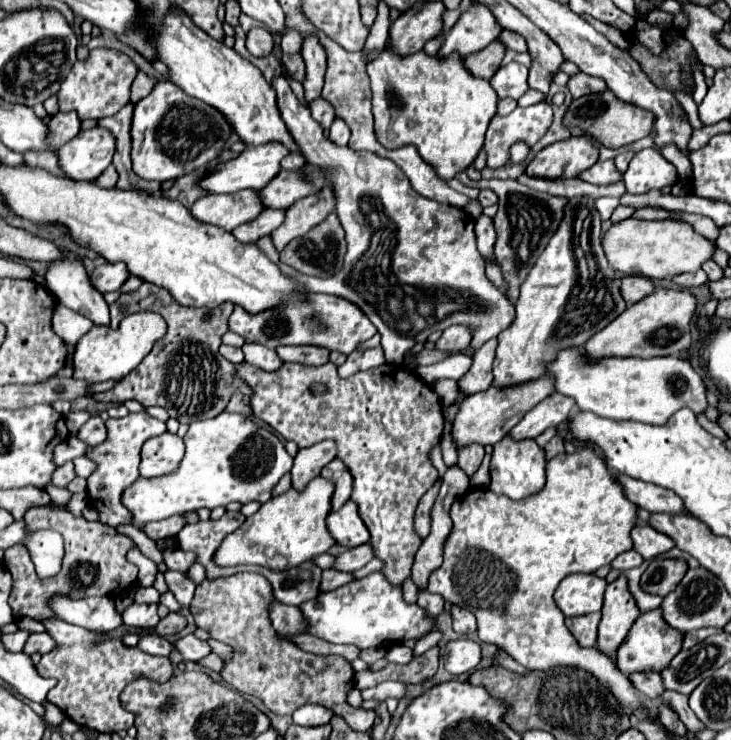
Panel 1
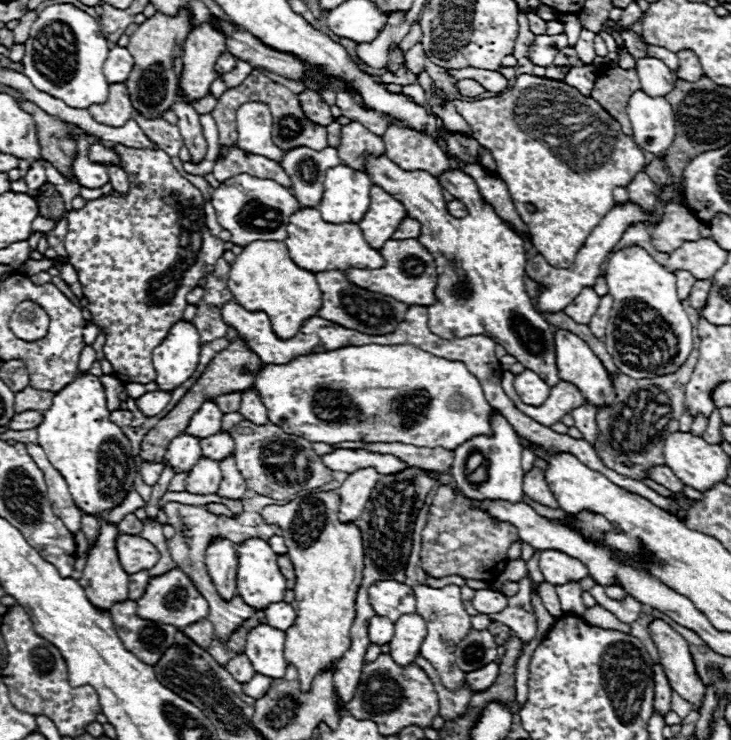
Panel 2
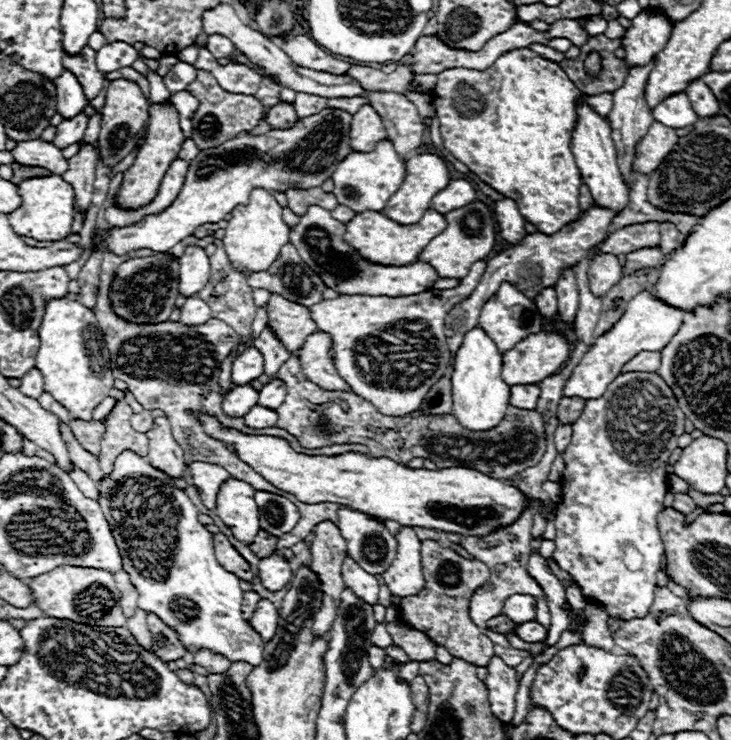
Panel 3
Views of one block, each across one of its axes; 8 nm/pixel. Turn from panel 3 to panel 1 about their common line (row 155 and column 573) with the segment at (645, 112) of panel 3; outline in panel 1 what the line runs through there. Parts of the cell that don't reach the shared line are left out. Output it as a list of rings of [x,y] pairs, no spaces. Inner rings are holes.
[[[600,612],[576,616],[576,618],[566,618],[566,626],[572,630],[572,634],[580,646],[594,646],[596,644],[598,622],[600,622]]]

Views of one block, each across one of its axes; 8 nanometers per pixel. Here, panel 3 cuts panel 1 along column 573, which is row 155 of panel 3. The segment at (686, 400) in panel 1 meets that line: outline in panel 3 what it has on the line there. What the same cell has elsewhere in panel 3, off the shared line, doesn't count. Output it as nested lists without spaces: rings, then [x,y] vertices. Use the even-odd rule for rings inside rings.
[[[382,140],[376,144],[374,150],[370,152],[352,152],[338,164],[338,168],[332,174],[334,190],[332,194],[336,196],[338,204],[346,204],[354,212],[364,212],[364,210],[374,210],[380,212],[386,208],[390,196],[402,186],[402,180],[406,176],[404,160],[398,156],[390,140]]]

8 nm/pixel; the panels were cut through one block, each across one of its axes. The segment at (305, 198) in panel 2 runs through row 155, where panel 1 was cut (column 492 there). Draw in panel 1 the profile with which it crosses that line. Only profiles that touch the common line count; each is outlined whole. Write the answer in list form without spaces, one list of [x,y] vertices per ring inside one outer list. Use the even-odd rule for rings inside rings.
[[[284,76],[272,78],[272,88],[278,96],[278,110],[280,116],[294,138],[296,146],[300,148],[302,156],[312,162],[324,166],[328,172],[330,186],[336,194],[336,214],[346,230],[348,252],[344,258],[342,270],[334,278],[314,278],[304,276],[298,270],[292,270],[286,264],[278,262],[278,250],[274,250],[272,238],[262,236],[256,246],[274,262],[278,268],[292,276],[298,284],[306,286],[308,292],[324,292],[324,294],[338,294],[340,298],[348,298],[356,306],[364,310],[370,322],[378,328],[382,336],[382,348],[386,354],[386,362],[402,362],[402,356],[416,344],[424,342],[432,332],[446,330],[452,324],[468,324],[474,328],[472,342],[488,342],[496,338],[504,328],[510,326],[514,320],[514,306],[508,302],[504,292],[492,286],[492,282],[484,274],[484,260],[476,250],[476,234],[474,234],[474,218],[464,208],[456,208],[450,204],[438,204],[426,196],[420,196],[412,190],[408,178],[398,170],[394,162],[388,158],[380,158],[378,154],[370,152],[356,152],[348,146],[336,146],[332,140],[324,136],[322,126],[312,118],[310,110],[302,106],[292,88],[288,86]]]

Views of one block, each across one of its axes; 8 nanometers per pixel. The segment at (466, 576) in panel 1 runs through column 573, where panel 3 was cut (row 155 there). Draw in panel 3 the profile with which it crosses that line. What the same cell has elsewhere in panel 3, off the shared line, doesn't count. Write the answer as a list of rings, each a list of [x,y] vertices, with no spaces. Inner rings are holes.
[[[530,48],[510,50],[482,72],[468,68],[444,70],[438,74],[432,94],[436,98],[434,106],[440,120],[444,148],[490,188],[500,192],[504,198],[512,198],[528,222],[532,222],[542,234],[550,236],[562,226],[578,220],[582,182],[570,150],[570,138],[578,120],[576,100],[582,92],[556,62],[540,58]],[[654,122],[646,136],[636,144],[636,160],[632,164],[632,170],[638,174],[650,174],[654,172],[660,162],[670,154],[674,144],[678,142],[674,128],[664,128],[662,124]]]

